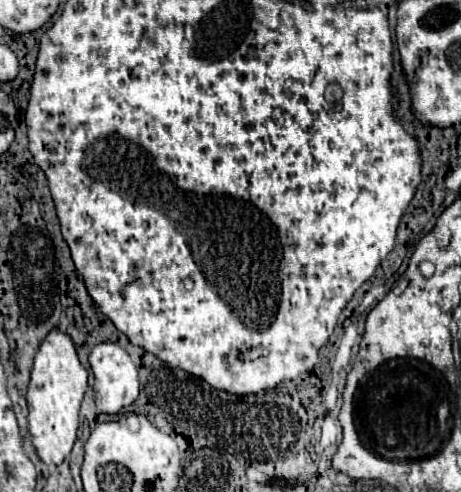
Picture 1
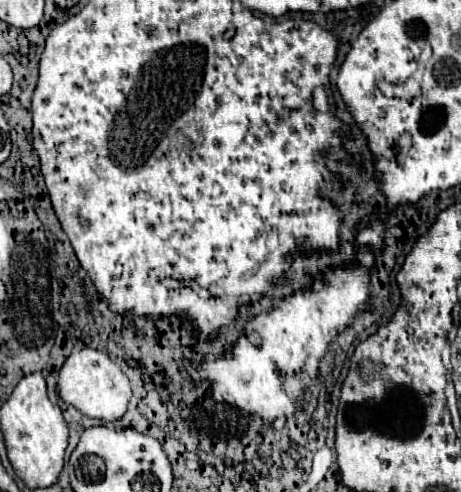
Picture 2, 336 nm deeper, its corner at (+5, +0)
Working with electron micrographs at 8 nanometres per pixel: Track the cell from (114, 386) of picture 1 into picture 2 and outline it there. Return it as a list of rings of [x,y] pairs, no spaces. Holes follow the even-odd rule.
[[[81,349],[67,357],[59,373],[57,391],[65,403],[77,407],[81,413],[89,415],[91,419],[99,419],[103,423],[121,419],[131,399],[131,387],[127,375],[121,371],[121,367],[115,361],[109,359],[105,351],[97,349]]]

